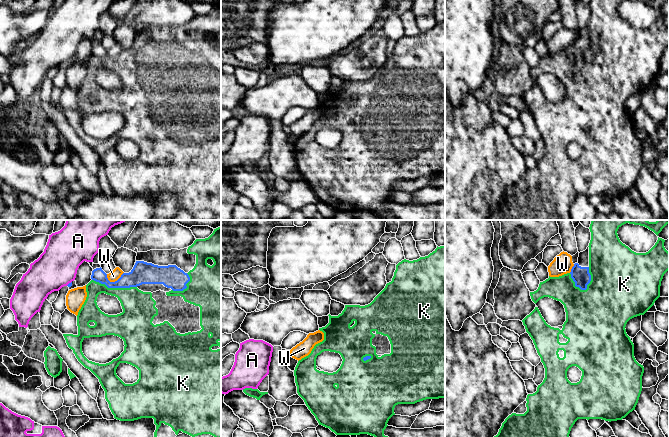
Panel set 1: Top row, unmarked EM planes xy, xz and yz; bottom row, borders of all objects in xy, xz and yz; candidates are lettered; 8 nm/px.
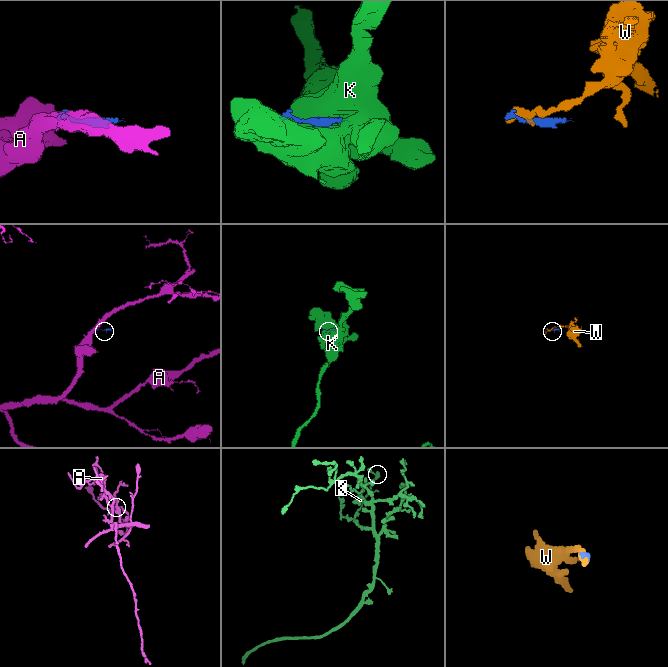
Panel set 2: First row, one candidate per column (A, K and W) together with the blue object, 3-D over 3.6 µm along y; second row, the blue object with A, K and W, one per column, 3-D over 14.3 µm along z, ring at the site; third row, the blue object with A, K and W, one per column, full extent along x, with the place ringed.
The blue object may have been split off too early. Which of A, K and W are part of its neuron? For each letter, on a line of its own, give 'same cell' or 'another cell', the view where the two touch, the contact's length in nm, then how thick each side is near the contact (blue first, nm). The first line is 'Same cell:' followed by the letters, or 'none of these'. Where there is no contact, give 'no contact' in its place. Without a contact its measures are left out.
Same cell: K
A: another cell | xy | 60 nm | 30/320 nm
K: same cell | yz | 200 nm | 140/380 nm
W: another cell | xy | 150 nm | 180/90 nm

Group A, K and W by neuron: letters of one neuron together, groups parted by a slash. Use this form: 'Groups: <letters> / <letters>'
Groups: A / K / W

